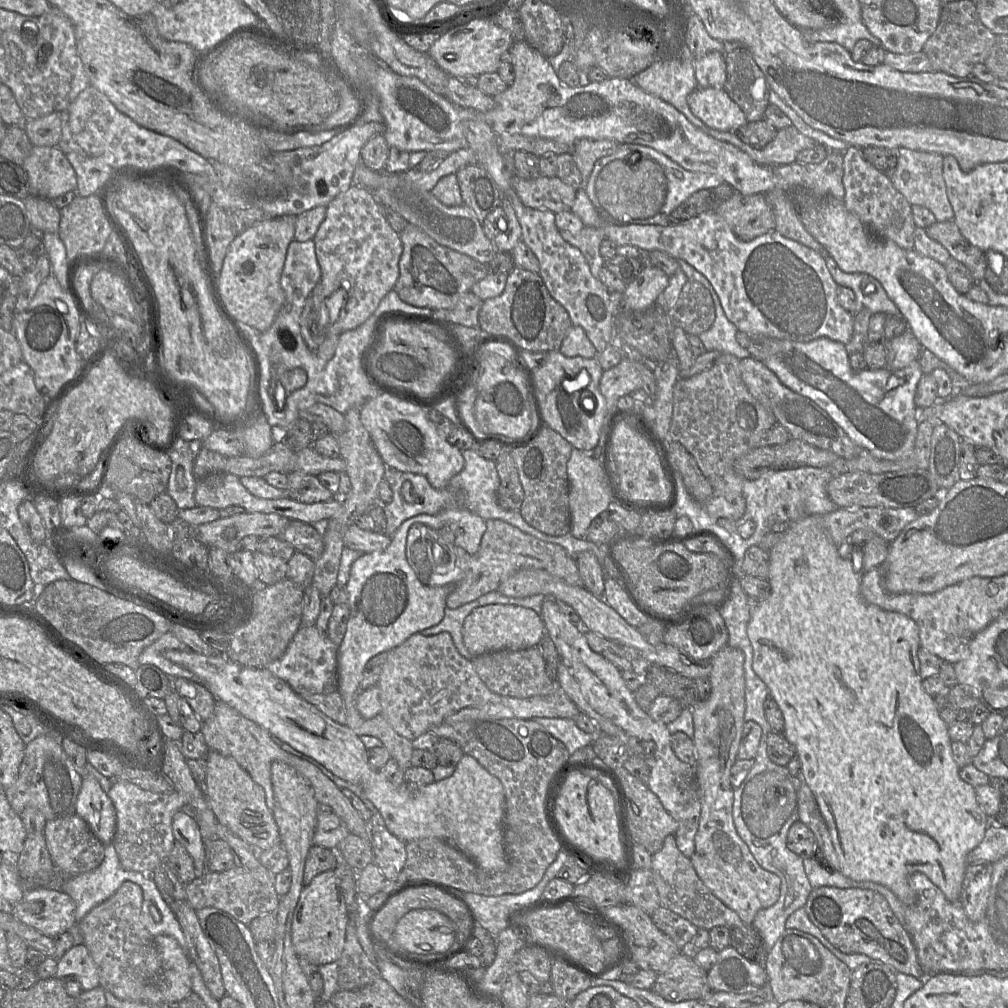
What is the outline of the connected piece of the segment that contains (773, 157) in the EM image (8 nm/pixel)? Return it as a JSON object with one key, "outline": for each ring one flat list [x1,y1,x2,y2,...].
{"outline":[[793,125,786,127,784,129,778,130,775,138,767,144,762,150,763,152,763,161,764,163,761,165,768,167,776,167,785,164,791,164,796,162,796,157,799,152,804,149,814,148,819,144,817,141,809,138,802,133,800,133,796,127]]}

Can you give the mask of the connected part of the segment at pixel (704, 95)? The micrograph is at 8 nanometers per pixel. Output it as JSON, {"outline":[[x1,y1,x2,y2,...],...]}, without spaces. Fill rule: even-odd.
{"outline":[[697,88,688,95,687,103,692,113,710,128,733,132,747,123,743,111,724,89]]}

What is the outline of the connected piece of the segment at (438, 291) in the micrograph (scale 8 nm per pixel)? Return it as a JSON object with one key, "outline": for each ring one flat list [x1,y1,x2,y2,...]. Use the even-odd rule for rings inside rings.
{"outline":[[411,223,405,226,400,238,403,251,399,260,399,277,394,290,403,302,411,306,426,307,431,310,452,308,464,293,471,291,476,282,490,273,488,265,440,245]]}

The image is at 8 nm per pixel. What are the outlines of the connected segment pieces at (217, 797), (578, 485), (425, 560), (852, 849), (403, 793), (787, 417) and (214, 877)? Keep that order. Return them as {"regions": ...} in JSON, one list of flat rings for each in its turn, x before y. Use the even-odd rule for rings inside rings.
{"regions":[[[209,750,206,761,203,792,217,821,257,851,268,850,279,843,279,829,272,810,266,805,263,788,230,756]],[[573,447,567,462,570,533,577,539,586,537,591,522,612,502,600,460,590,455,590,451,582,451]],[[499,519,486,520,486,531,474,555,453,544,419,540,411,549,411,568,426,586,451,586,446,607,456,609,497,591,500,583,521,569,543,569,571,586,583,587,576,560,558,544,544,542]],[[810,515,795,522,791,522,786,525,786,529,781,533,781,539,776,543,769,553,769,576,768,581,771,586,771,593,768,598,763,601,756,601,753,605,753,613,747,626,748,638,753,648,753,661,752,668,754,672,760,677,760,679,767,685,770,691,770,695,777,702,780,707,784,719,785,727,783,734,786,739,795,747,796,755,801,762,803,780,810,787,819,807,820,811,826,821,828,829,830,831,831,839,836,850,839,863,840,873,848,878,855,881,871,881,881,884,891,890,896,897,904,903,906,906,912,906,917,902,918,895,912,890,908,884,908,877,915,872,924,873,932,882,935,884,945,895,945,897,951,901,960,901,960,895,962,890,963,879,968,866,967,856,971,850,973,850,984,838,985,831,990,825,990,817,988,817,982,808,979,806,974,788,962,780,959,776,959,767,952,757,952,740,948,734,948,725,940,717,939,709,933,700,933,698,923,689,922,678,920,676,920,661,917,656,917,650,920,647,919,642,919,627,916,622,910,617,899,613,886,611,879,608,876,605,867,603,860,593,860,582,863,573,855,572,853,568,853,562,851,559,845,559,840,557,838,553,838,546,834,544,829,534,821,526,821,516,823,515]],[[166,650,164,657,192,672,215,697,237,710,245,718,262,726,268,732,286,742,299,752,315,759,334,775,344,781,360,786,364,796,380,813,387,830,399,840,407,843,416,839,438,838,456,847,477,865,487,871,505,871,507,857,504,849,504,815,506,800,501,781,490,774,472,756,464,754,449,778,434,781,419,789,406,789,390,783,379,770,373,770,368,761,367,749,350,728,340,725,314,705,306,702,282,679,267,668,255,668,238,664,224,654,202,655,192,650]],[[754,357,740,359,740,370,751,395,768,408,788,430,791,437,801,439,813,446,830,450,844,459,852,459,861,451,844,430,813,400,785,386,778,376,761,360]],[[263,865,254,869,234,866,224,872,206,871,185,885,185,899,194,909,214,907,227,912,245,925,265,913,276,913,280,897,275,887,275,875]]]}

